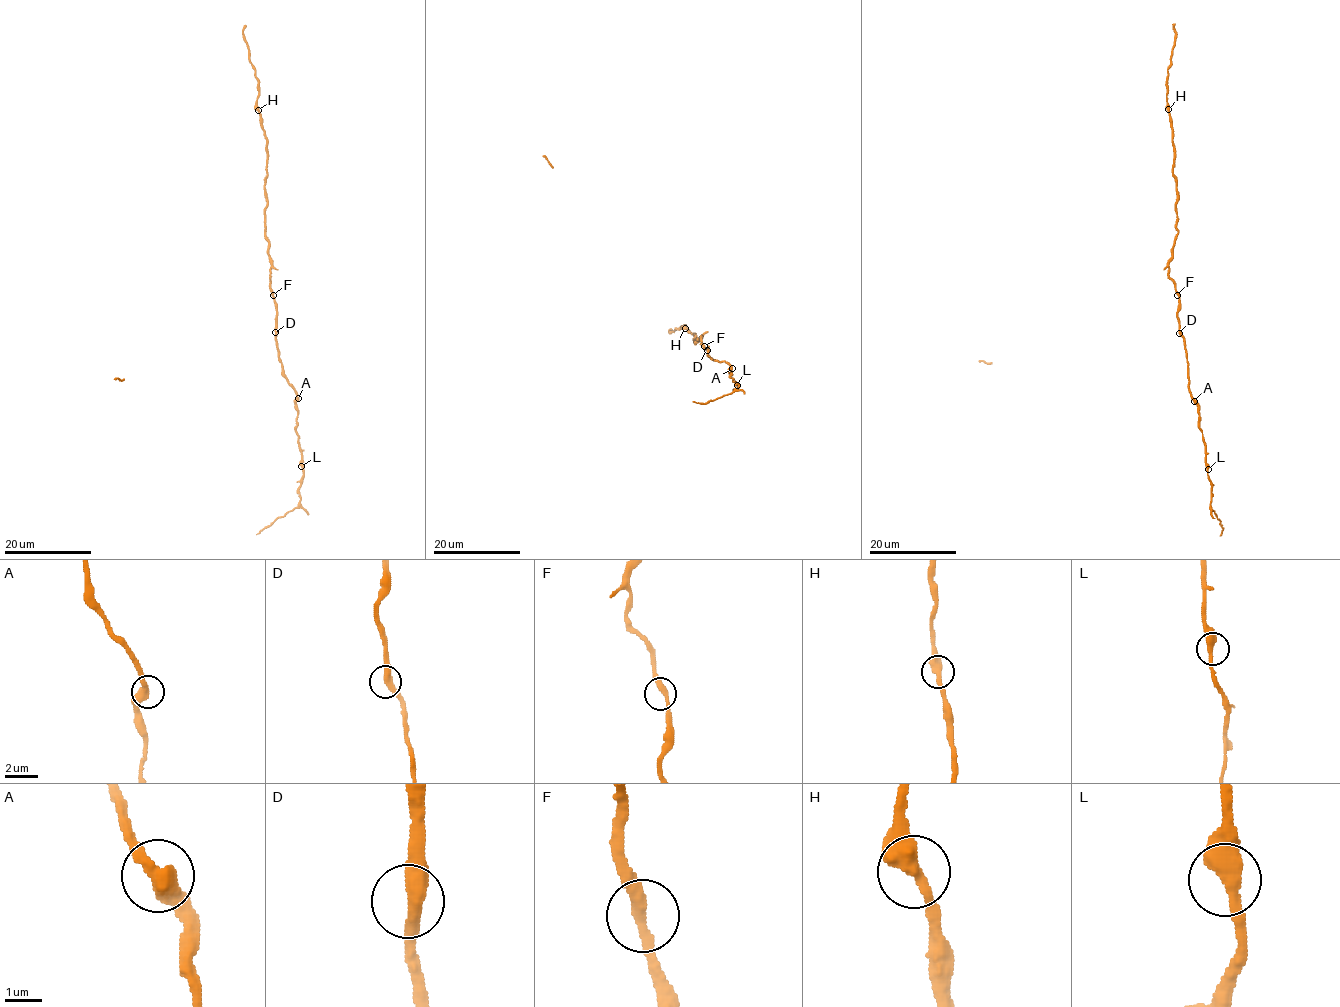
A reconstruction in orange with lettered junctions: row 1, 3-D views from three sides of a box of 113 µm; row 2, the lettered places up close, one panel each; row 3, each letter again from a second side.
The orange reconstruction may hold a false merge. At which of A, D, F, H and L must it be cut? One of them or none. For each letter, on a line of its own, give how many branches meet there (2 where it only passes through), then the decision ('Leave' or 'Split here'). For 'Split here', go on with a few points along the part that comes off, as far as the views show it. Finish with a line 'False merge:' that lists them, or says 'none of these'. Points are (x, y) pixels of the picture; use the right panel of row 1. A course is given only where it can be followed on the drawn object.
A: Branches: 2. Split here
D: Branches: 2. Leave
F: Branches: 2. Leave
H: Branches: 2. Leave
L: Branches: 2. Leave
False merge: A

